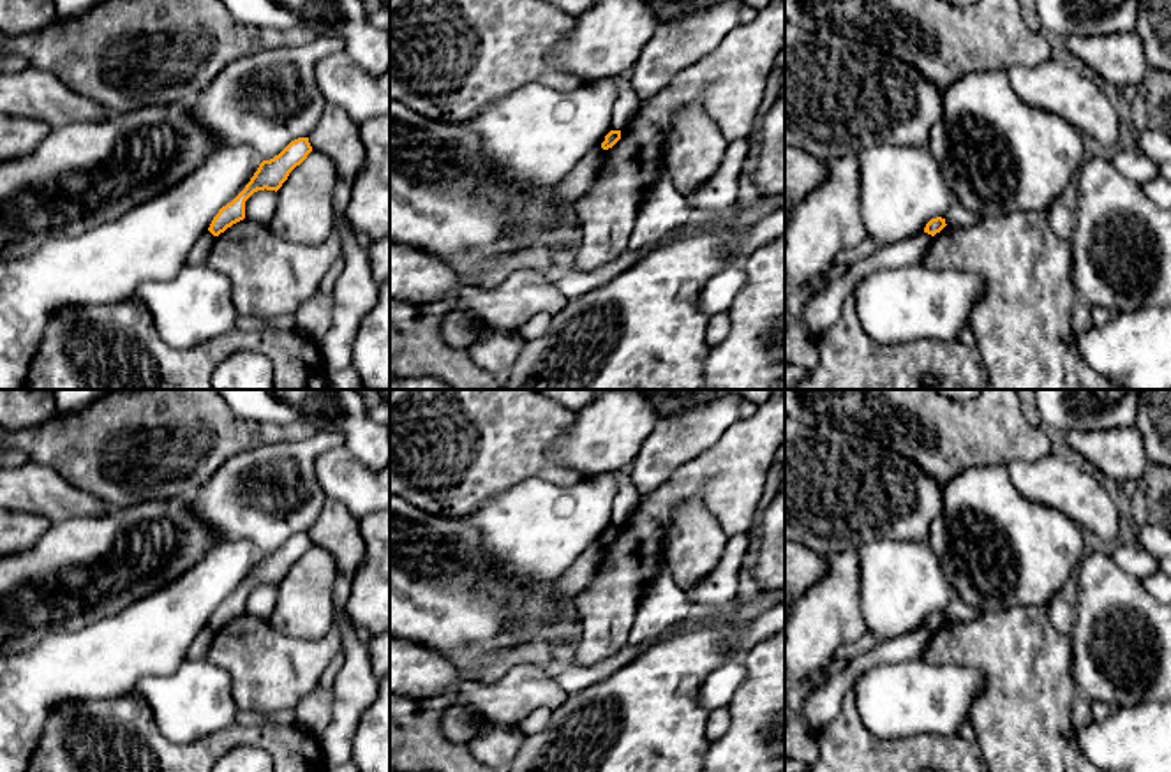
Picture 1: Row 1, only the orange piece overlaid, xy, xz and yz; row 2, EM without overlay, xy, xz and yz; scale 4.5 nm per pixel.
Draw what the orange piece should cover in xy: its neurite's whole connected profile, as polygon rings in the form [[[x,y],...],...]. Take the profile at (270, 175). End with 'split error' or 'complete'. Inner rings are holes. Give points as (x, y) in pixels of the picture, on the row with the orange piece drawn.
[[[309,137],[291,141],[279,155],[263,160],[245,189],[213,217],[208,231],[219,236],[233,224],[245,219],[245,201],[257,190],[279,190],[289,173],[312,152]]]; complete

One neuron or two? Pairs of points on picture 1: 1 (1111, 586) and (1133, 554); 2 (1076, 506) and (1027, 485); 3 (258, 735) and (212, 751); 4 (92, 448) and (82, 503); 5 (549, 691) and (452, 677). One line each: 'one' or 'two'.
1: two
2: one
3: one
4: two
5: one

